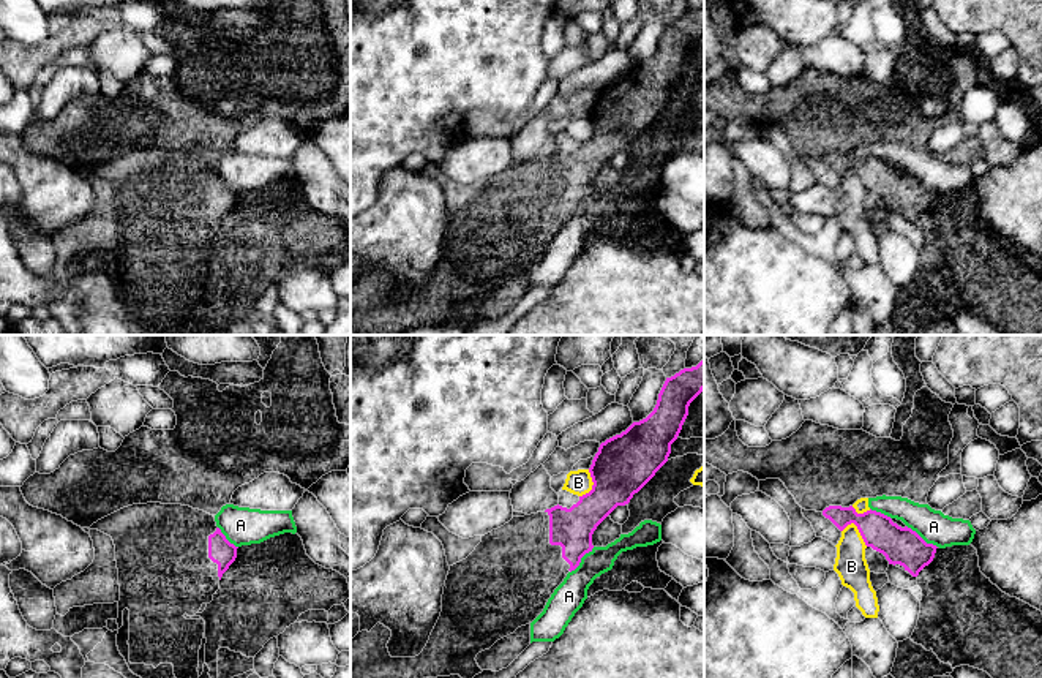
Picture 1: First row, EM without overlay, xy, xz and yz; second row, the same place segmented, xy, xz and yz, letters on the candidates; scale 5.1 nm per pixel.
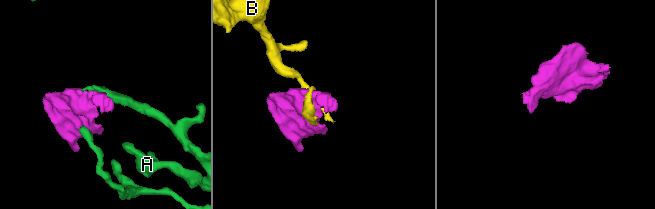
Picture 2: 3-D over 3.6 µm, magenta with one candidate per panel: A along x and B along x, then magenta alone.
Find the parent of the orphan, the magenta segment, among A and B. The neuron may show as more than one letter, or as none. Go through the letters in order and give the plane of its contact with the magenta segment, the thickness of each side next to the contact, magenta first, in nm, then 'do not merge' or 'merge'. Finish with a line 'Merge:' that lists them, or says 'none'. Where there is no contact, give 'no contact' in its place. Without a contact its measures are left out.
A: yz | 190/170 nm | do not merge
B: yz | 190/160 nm | do not merge
Merge: none

